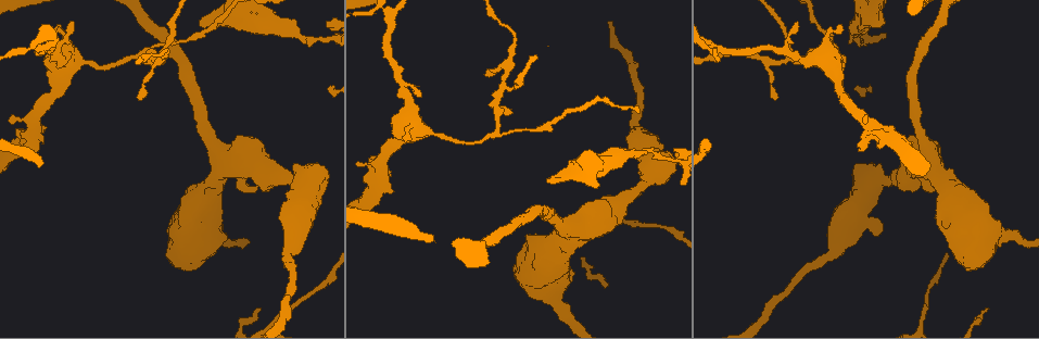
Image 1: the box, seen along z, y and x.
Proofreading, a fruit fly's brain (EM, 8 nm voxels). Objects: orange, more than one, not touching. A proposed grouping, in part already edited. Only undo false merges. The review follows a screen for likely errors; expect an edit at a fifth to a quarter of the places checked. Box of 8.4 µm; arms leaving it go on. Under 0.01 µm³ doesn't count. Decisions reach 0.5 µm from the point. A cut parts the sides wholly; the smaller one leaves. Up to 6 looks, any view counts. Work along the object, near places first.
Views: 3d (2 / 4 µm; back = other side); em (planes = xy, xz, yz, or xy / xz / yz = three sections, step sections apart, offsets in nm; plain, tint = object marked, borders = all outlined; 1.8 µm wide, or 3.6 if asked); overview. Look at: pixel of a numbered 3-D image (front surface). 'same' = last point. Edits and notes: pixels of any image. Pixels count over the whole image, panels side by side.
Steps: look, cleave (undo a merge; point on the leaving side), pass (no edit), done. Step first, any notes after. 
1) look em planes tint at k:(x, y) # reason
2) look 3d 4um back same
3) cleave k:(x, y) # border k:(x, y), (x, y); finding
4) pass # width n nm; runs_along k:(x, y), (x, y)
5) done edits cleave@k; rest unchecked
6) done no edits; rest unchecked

look em xy step 4 tint at 1:(491, 136) # three-way junction

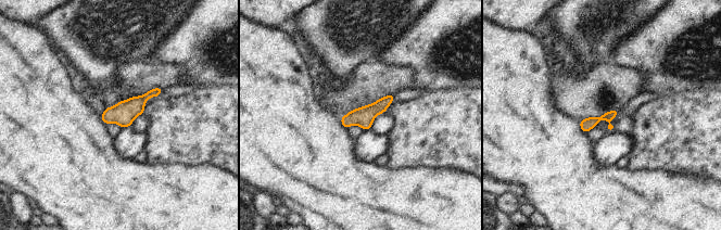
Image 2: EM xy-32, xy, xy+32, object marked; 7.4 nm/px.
pass # width 90 nm; runs_along 2:(159, 90), (123, 114), (104, 118); continuous, no second neuron

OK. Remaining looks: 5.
look em 3.6um planes borders at 1:(874, 125) # thick turns thin

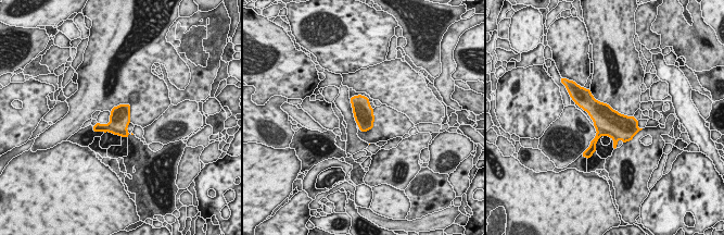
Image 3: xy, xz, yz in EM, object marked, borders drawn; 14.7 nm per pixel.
pass # all the same neuron

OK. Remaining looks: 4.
look em 3.6um planes tint at 1:(303, 209) # branch point

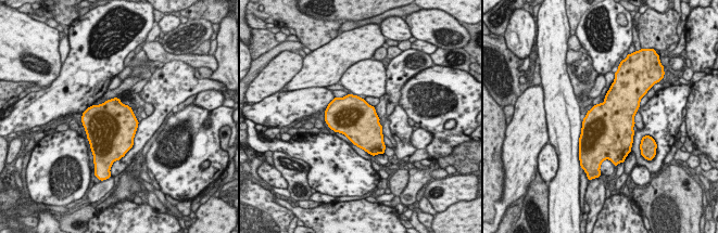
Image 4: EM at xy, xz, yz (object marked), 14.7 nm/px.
pass # one neuron here

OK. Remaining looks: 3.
done no edits; rest unchecked

